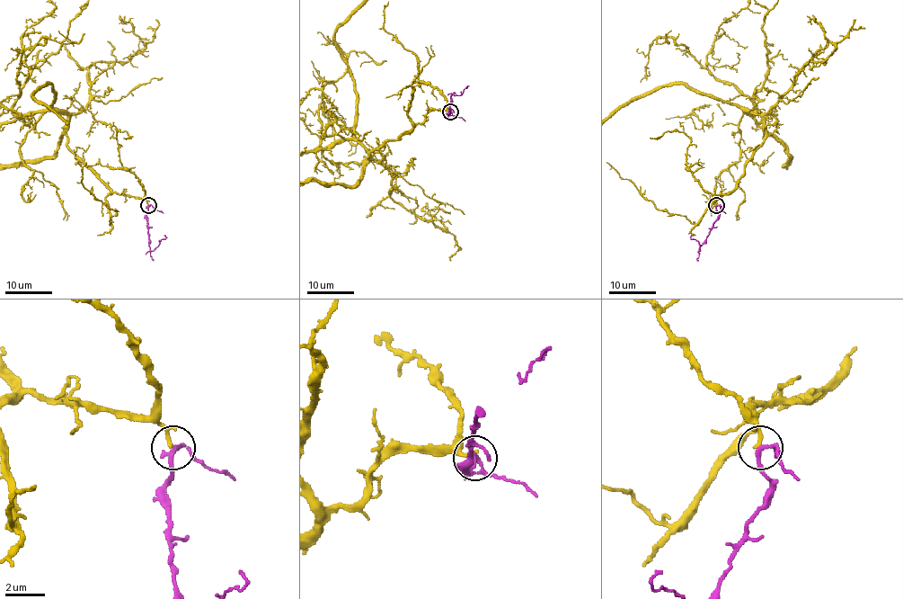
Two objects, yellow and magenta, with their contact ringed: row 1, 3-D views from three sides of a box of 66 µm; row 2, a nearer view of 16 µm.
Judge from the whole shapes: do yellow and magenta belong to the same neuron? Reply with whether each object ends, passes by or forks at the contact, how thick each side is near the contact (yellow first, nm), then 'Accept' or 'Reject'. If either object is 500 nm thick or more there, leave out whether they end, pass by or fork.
At the ring yellow passes by. At the ring magenta forks. Thickness 140 nm (yellow) against 160 nm. Accept

